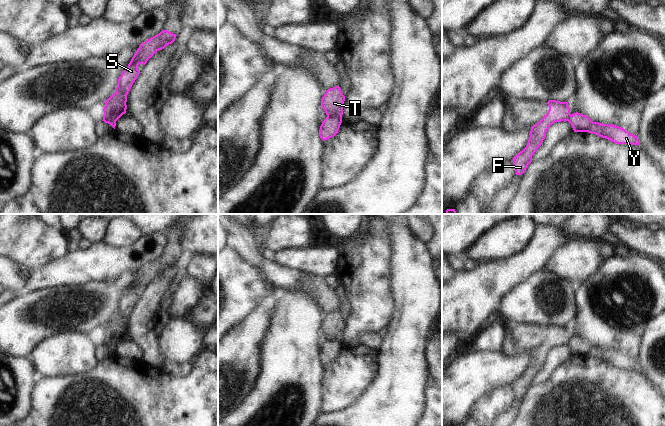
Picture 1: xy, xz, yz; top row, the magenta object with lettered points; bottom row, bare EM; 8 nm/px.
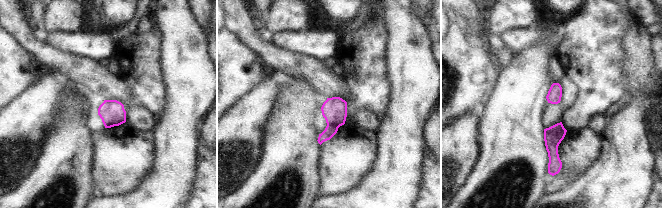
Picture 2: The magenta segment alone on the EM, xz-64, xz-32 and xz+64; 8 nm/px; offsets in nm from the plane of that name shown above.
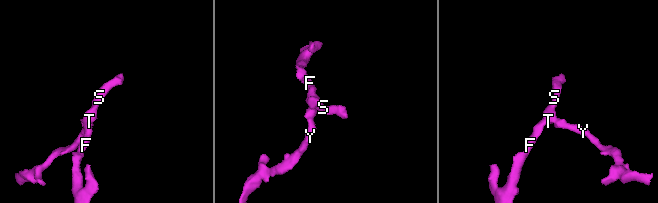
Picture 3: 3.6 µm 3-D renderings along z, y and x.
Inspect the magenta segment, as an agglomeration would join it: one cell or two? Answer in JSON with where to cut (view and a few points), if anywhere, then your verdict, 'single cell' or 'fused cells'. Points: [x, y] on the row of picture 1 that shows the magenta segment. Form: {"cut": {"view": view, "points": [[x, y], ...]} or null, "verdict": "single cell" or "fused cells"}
{"cut": {"view": "xz", "points": [[327, 115], [338, 117], [341, 120]]}, "verdict": "fused cells"}

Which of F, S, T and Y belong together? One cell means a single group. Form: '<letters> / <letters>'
F S T / Y

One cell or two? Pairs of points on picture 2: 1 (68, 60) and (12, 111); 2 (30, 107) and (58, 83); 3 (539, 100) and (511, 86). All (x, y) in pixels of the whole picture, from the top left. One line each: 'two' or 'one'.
1: two
2: one
3: one

